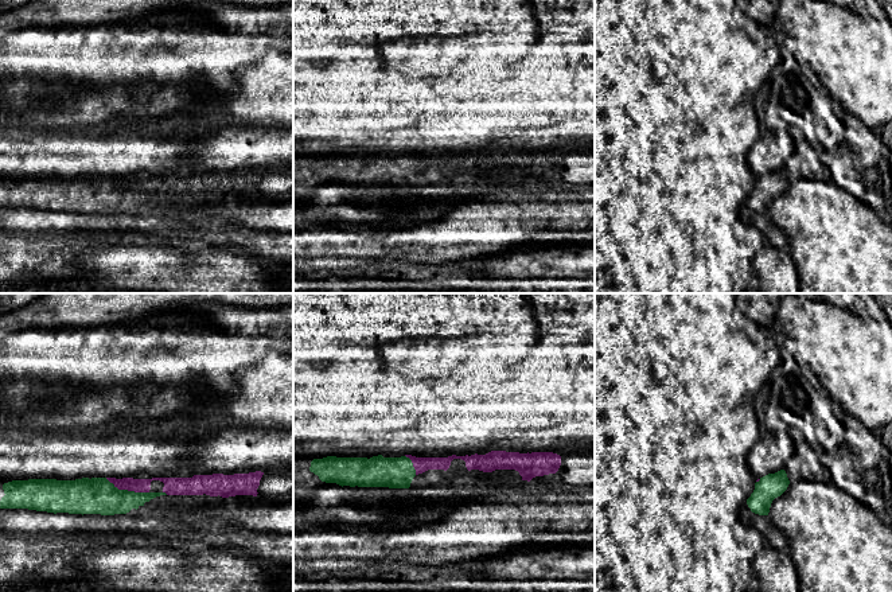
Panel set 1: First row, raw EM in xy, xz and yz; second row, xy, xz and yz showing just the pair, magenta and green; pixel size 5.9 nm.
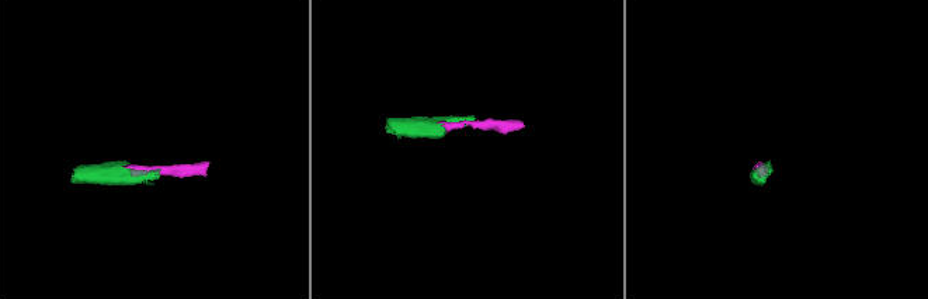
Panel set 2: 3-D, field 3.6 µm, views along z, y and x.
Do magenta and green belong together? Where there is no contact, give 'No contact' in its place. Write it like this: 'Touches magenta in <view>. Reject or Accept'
Touches magenta in xy. Accept

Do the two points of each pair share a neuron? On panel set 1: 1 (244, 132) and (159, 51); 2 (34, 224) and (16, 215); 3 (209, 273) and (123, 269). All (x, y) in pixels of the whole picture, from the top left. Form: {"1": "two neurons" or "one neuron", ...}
{"1": "two neurons", "2": "one neuron", "3": "one neuron"}

